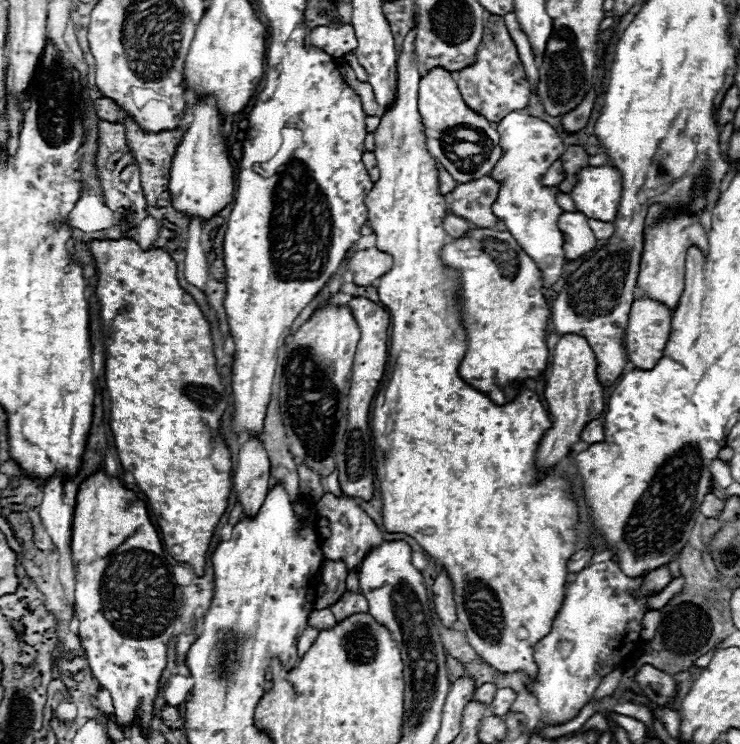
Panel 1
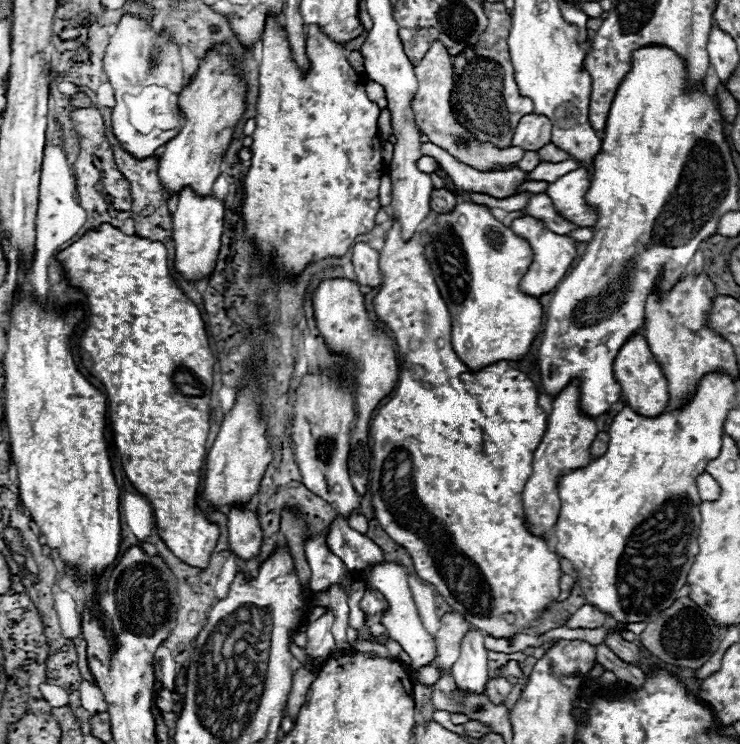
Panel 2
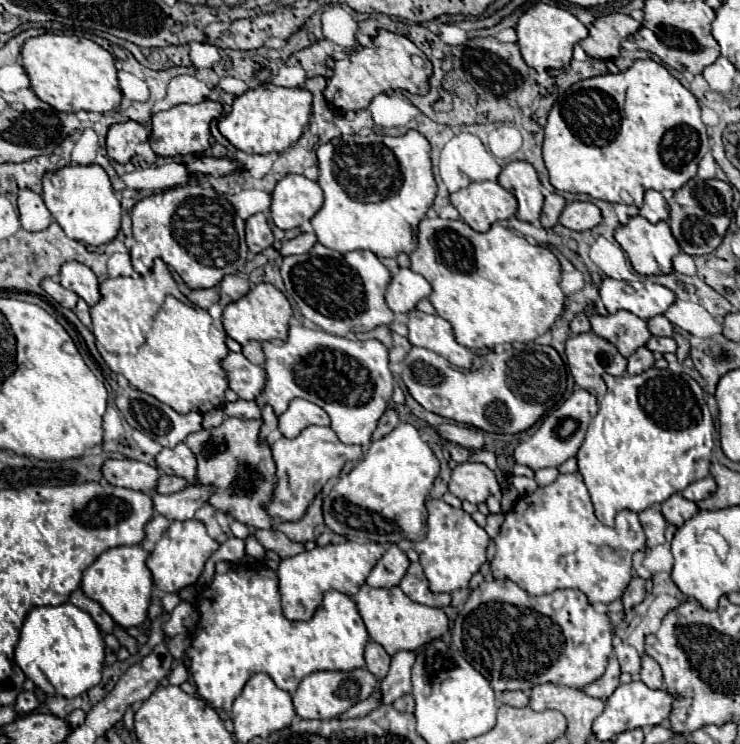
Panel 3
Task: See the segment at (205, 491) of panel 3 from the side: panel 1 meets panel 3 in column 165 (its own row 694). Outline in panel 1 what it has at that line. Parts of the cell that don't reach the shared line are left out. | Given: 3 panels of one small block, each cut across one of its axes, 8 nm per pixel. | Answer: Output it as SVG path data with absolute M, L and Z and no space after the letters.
M498 688L492 704L488 706L488 714L492 716L506 716L510 712L510 706L516 700L516 692L510 688Z

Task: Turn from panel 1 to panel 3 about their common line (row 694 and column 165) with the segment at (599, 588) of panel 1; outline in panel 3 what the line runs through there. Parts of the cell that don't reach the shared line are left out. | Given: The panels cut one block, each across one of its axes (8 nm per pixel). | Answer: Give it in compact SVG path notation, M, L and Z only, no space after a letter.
M190 518L190 520L174 520L170 530L162 536L162 540L150 552L150 556L146 560L146 566L152 572L154 584L162 592L180 592L182 588L194 584L200 578L206 560L216 550L218 550L218 542L208 536L206 526L200 520L194 520L194 518Z

